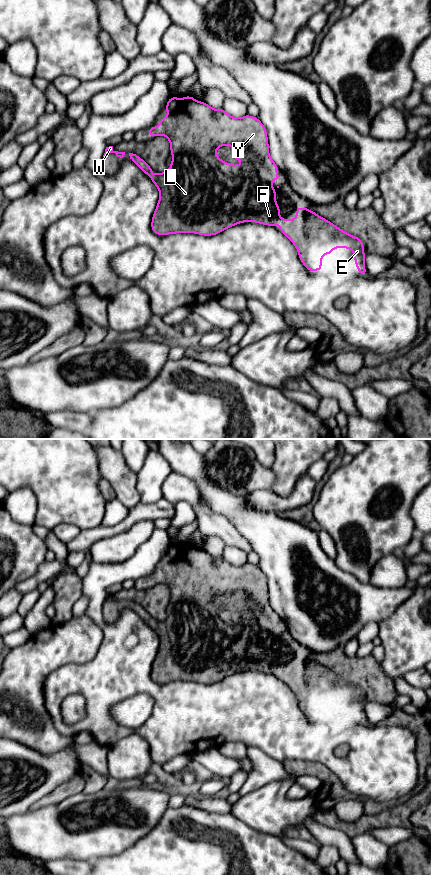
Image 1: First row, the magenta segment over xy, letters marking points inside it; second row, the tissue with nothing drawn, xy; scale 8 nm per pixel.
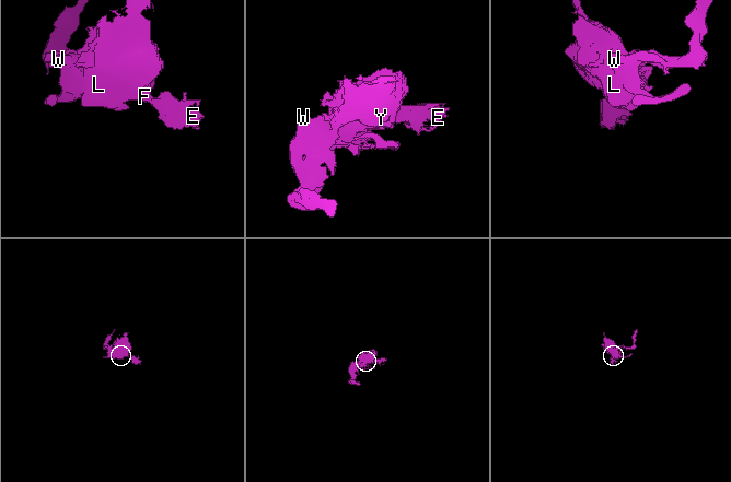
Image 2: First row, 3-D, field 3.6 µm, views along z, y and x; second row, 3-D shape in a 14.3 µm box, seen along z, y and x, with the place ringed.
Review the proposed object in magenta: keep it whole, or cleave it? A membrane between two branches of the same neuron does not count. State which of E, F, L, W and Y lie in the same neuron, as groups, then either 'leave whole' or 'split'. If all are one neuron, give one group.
E F L W Y | leave whole

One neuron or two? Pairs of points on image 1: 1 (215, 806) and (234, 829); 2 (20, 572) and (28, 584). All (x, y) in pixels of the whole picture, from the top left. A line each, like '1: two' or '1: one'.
1: two
2: two

